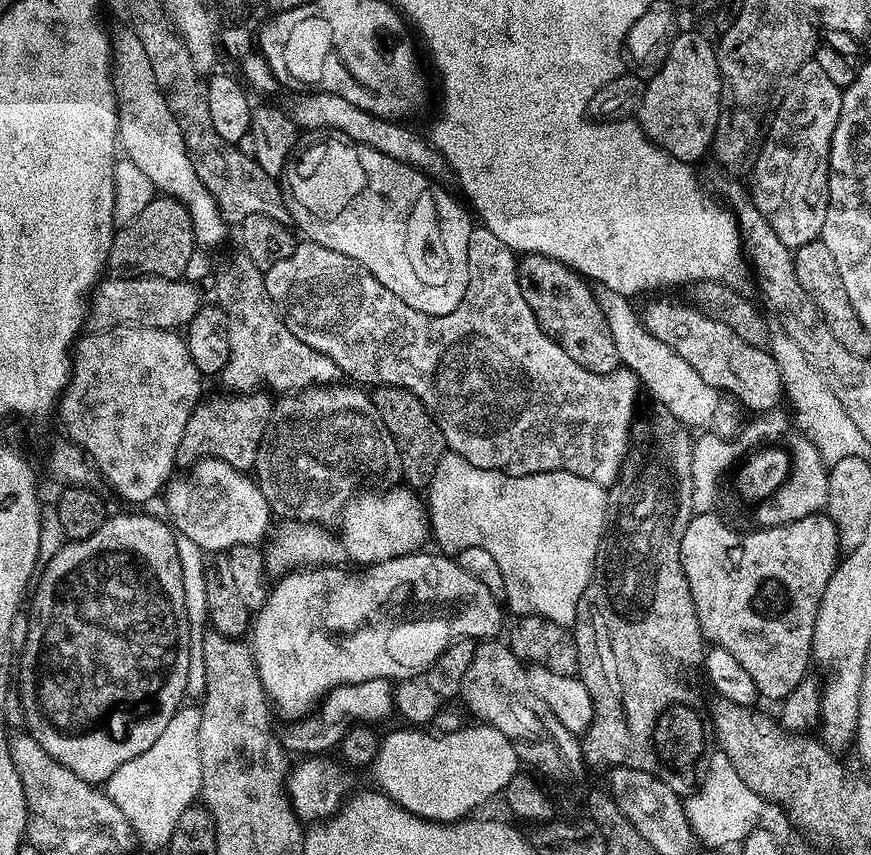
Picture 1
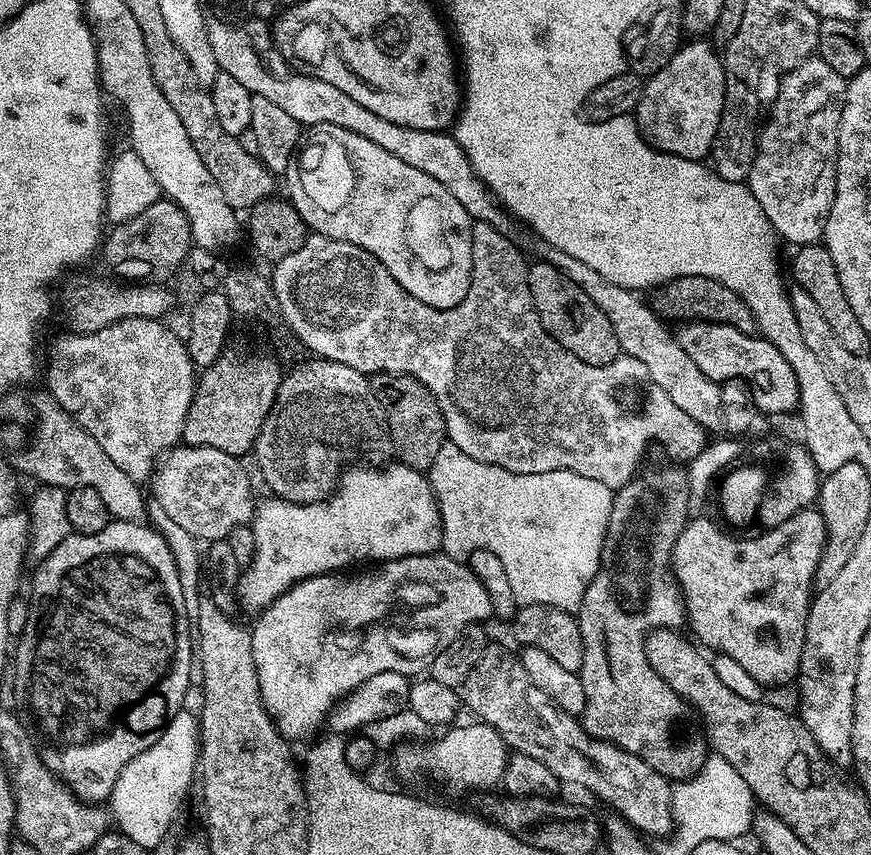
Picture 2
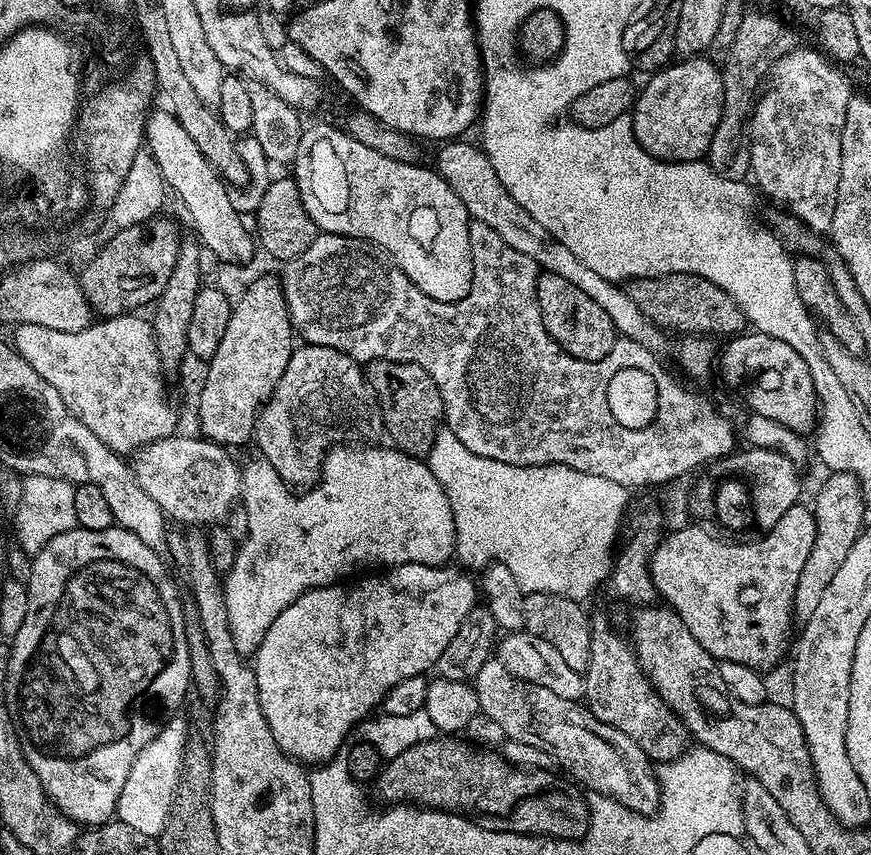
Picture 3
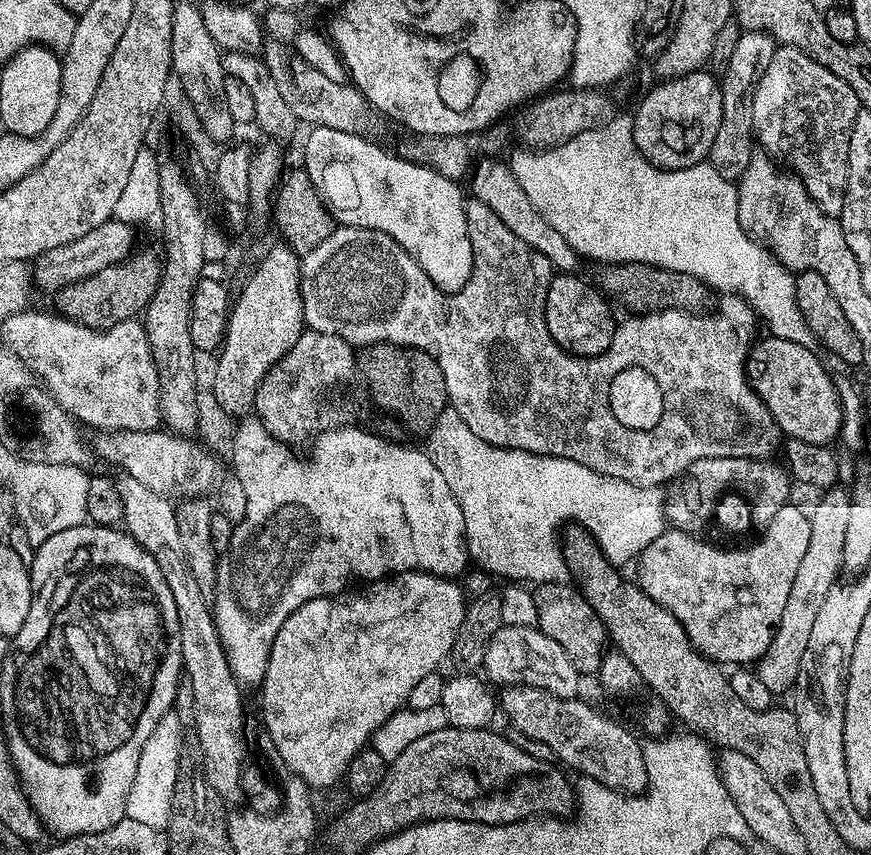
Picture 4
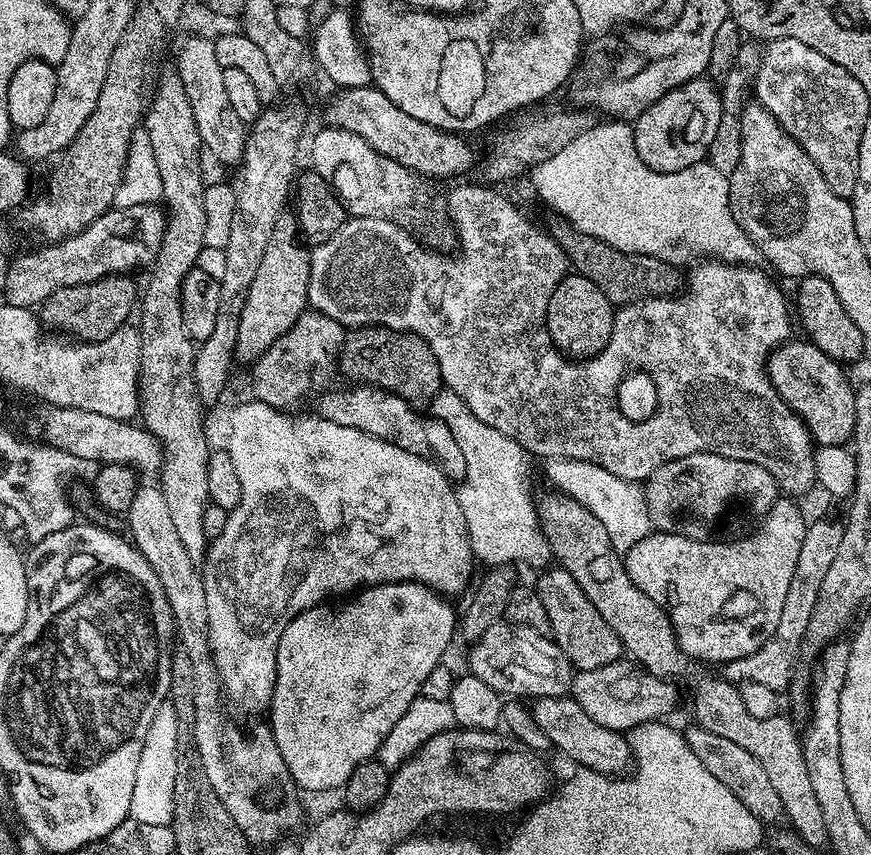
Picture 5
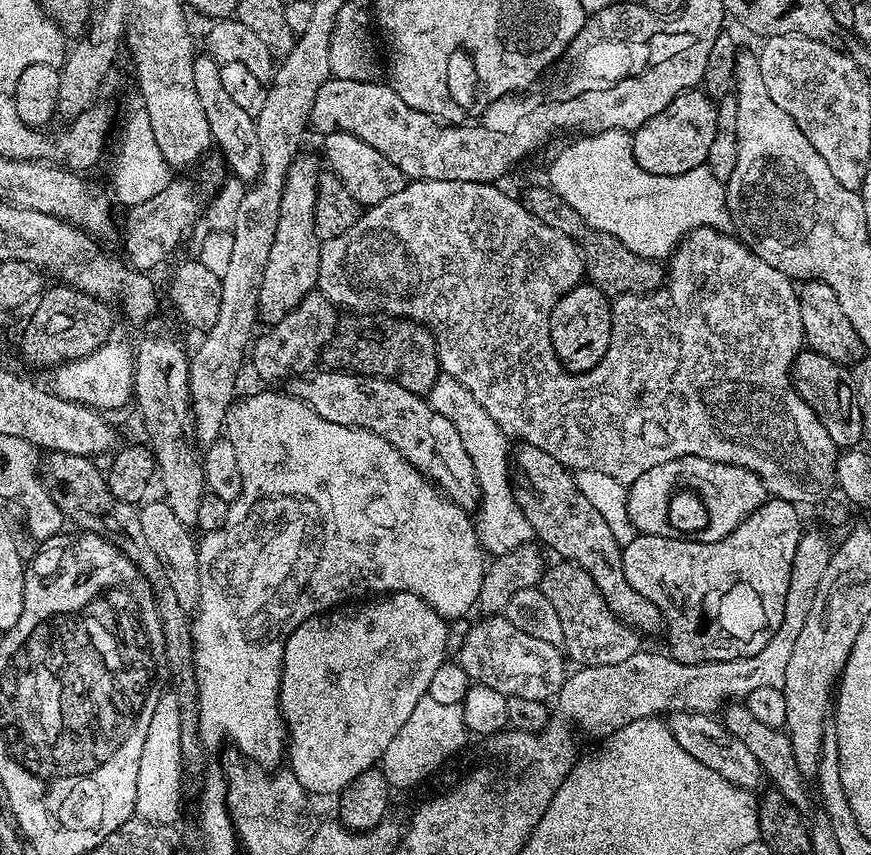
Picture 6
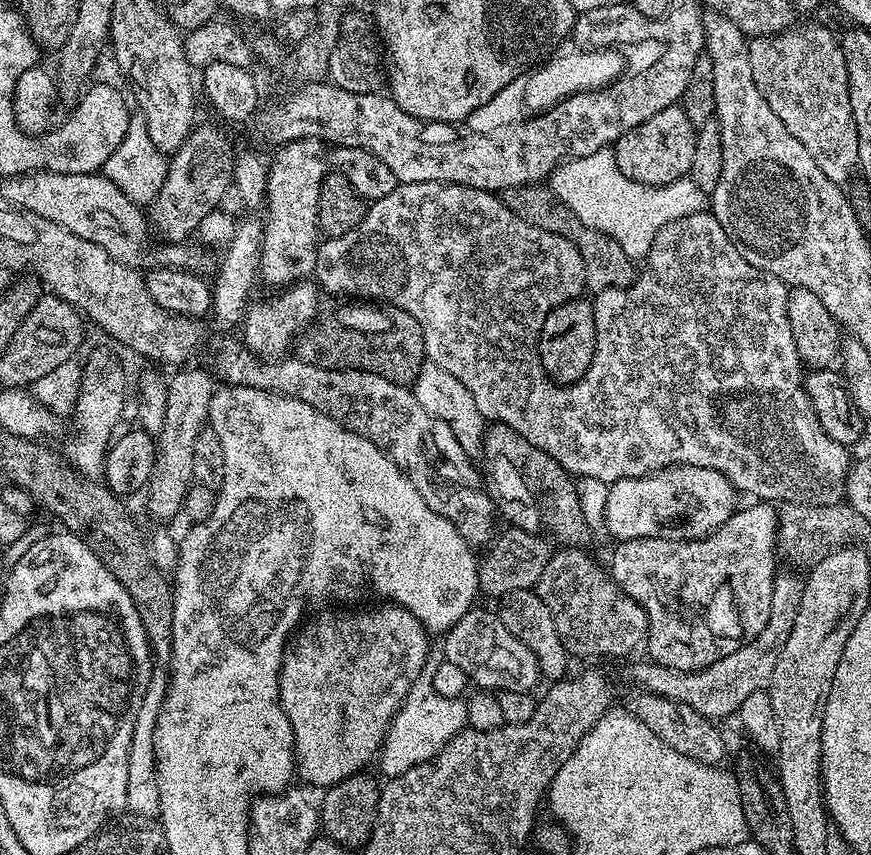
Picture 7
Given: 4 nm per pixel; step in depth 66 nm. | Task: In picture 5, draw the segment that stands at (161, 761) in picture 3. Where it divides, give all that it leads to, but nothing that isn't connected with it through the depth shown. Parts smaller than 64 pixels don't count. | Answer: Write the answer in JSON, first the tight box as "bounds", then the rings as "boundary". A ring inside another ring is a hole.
{"bounds":[128,703,178,826],"boundary":[[[171,703],[162,704],[151,713],[152,721],[146,730],[146,742],[138,758],[138,774],[134,777],[134,795],[130,798],[128,811],[131,819],[147,822],[150,826],[171,825],[174,814],[174,778],[178,774],[178,721]]]}

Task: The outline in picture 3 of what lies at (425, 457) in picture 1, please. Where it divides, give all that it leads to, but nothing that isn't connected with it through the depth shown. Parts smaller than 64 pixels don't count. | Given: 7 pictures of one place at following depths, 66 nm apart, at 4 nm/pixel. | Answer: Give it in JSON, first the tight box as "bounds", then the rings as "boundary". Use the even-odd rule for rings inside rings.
{"bounds":[366,360,445,457],"boundary":[[[369,360],[366,375],[368,385],[378,398],[385,433],[392,438],[391,443],[410,456],[427,457],[445,417],[442,394],[434,378],[422,366],[405,360]]]}

